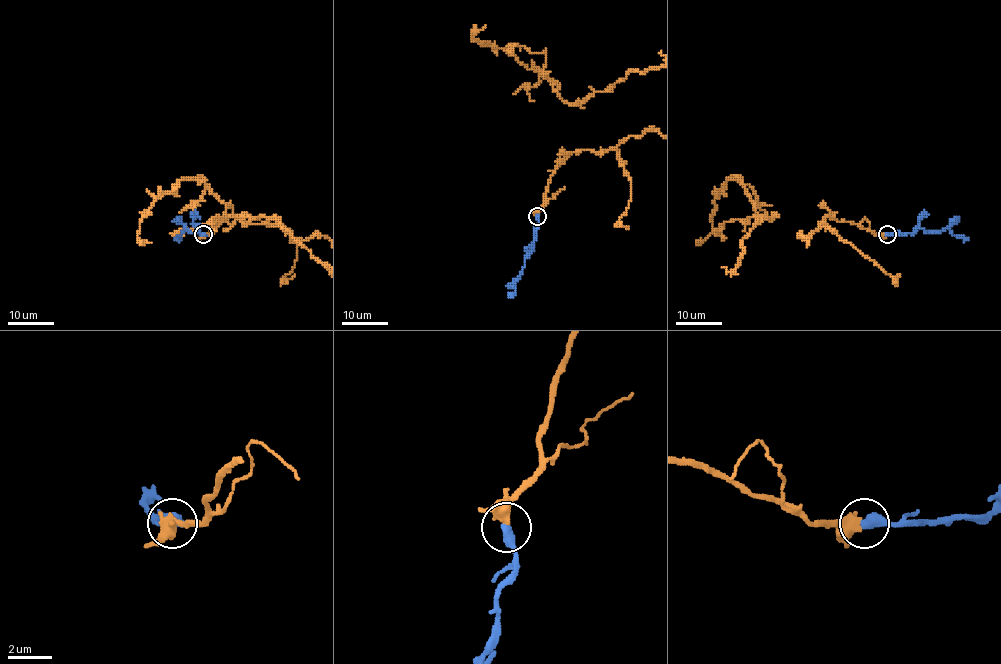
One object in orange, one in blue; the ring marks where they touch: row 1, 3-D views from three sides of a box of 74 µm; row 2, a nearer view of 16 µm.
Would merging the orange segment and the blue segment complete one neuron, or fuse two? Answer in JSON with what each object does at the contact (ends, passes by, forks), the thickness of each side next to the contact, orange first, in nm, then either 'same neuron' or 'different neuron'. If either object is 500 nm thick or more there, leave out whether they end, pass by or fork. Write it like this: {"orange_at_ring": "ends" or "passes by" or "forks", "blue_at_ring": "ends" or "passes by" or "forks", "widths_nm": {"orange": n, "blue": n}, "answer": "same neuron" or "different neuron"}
{"orange_at_ring": "passes by", "blue_at_ring": "ends", "widths_nm": {"orange": 400, "blue": 480}, "answer": "same neuron"}

